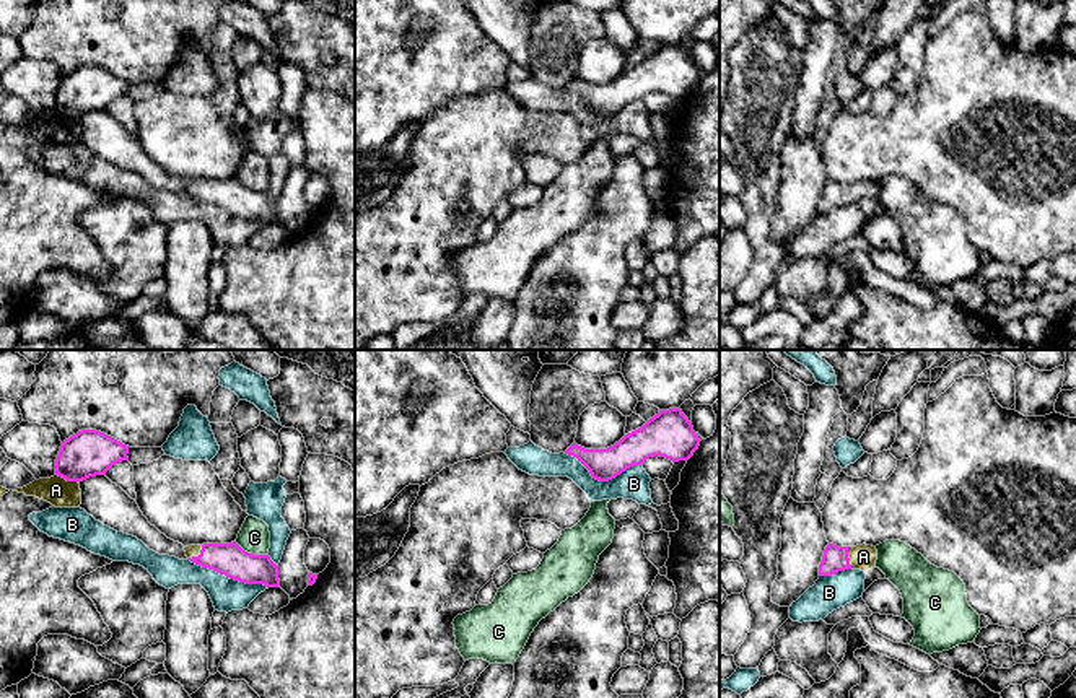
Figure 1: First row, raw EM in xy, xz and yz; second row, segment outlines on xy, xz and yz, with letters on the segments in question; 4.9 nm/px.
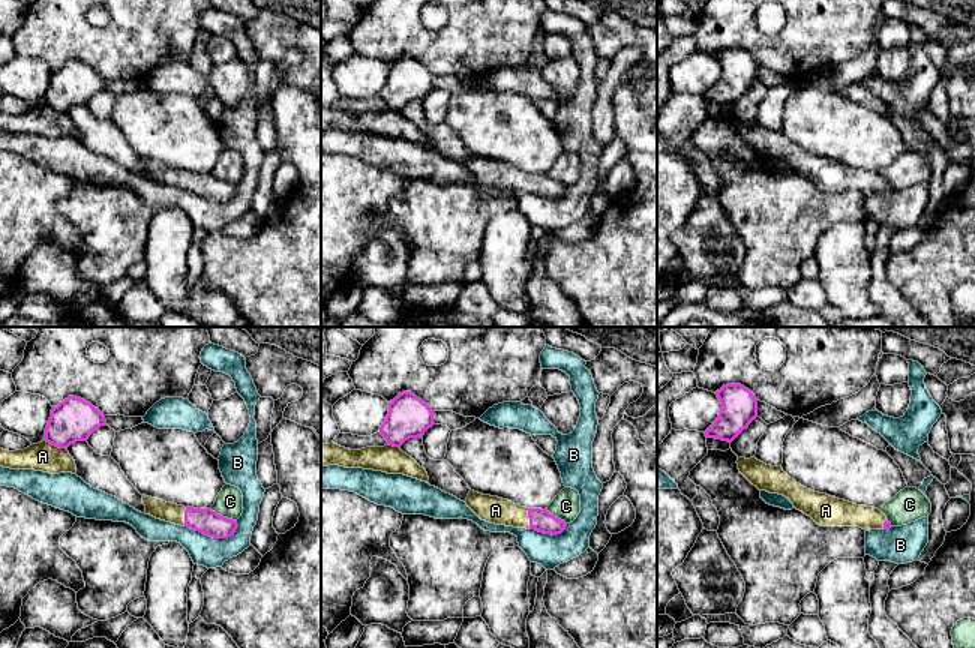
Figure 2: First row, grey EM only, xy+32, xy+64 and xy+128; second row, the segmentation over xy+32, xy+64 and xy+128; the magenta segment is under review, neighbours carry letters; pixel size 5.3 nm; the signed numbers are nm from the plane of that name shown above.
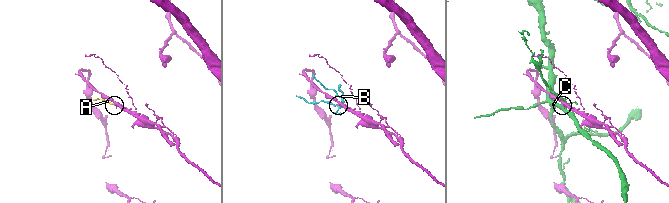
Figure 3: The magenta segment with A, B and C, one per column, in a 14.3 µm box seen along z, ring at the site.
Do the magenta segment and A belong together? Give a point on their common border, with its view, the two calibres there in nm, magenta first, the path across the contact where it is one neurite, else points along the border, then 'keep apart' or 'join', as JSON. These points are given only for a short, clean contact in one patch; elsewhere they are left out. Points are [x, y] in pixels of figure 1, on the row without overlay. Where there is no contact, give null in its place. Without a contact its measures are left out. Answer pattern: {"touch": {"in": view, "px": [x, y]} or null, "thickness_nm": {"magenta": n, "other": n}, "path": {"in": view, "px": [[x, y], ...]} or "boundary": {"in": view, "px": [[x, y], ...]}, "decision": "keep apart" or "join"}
{"touch": {"in": "xy", "px": [67, 116]}, "thickness_nm": {"magenta": 240, "other": 140}, "decision": "join"}

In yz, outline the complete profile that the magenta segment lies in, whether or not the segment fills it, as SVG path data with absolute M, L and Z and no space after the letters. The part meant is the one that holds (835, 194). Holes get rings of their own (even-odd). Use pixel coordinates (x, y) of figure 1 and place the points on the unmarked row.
M829 179L819 200L819 212L832 212L845 205L868 207L876 202L877 185L873 181L837 182Z

